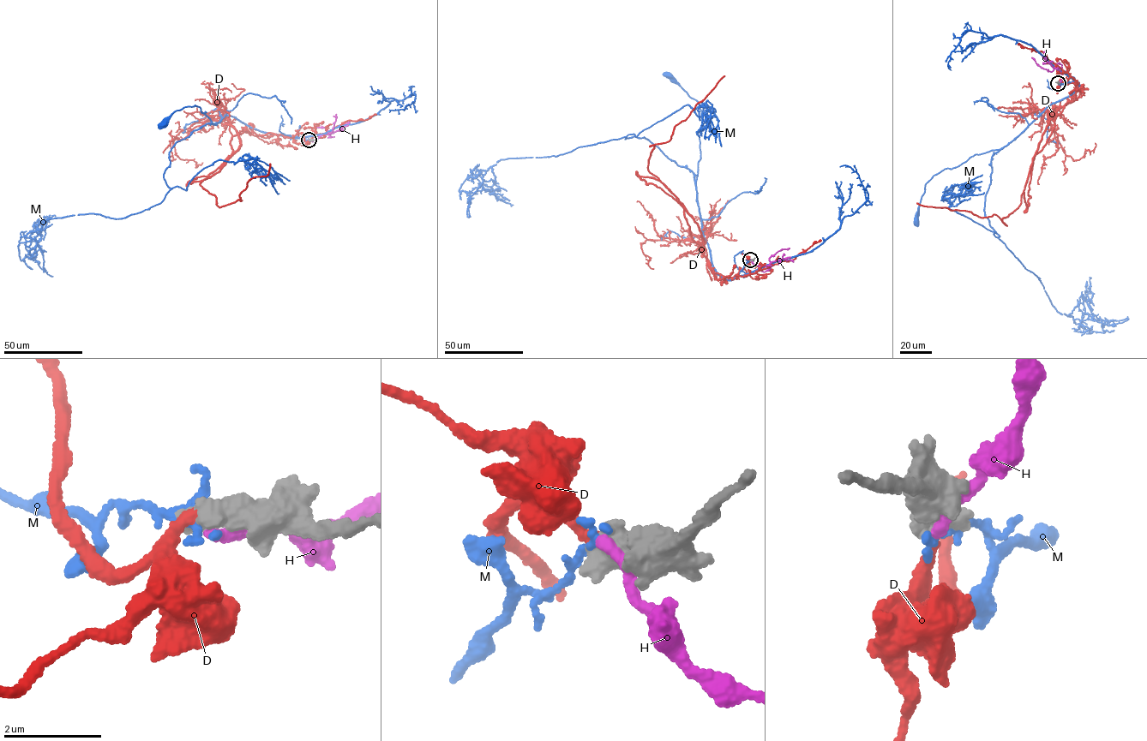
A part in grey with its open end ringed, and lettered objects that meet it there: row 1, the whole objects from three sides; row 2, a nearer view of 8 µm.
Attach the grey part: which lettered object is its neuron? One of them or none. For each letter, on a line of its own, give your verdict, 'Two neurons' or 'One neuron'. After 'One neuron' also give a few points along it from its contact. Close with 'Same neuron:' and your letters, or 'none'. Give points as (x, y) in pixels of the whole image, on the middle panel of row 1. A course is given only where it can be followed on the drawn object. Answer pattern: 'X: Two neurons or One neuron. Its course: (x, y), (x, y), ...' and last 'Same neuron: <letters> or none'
D: One neuron. Its course: (750, 259), (732, 277), (714, 271), (683, 206), (647, 166), (649, 146), (669, 140), (724, 75)
H: Two neurons
M: Two neurons
Same neuron: D

